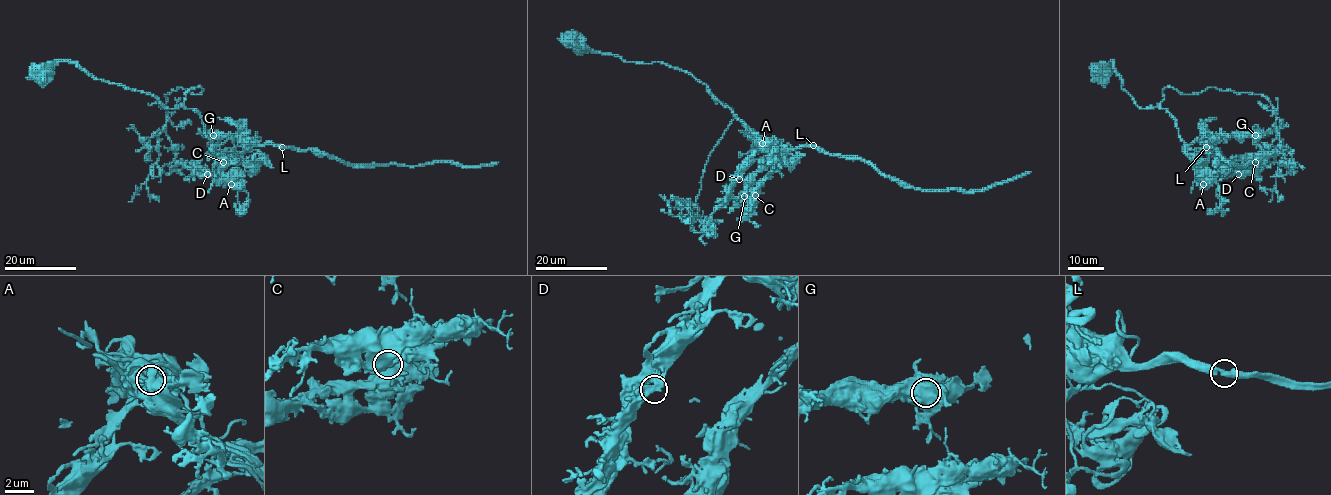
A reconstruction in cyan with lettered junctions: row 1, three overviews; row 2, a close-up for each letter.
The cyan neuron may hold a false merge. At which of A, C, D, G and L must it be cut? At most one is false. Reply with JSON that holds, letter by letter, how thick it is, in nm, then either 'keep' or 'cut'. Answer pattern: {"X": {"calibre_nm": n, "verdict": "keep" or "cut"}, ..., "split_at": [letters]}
{"A": {"calibre_nm": 600, "verdict": "keep"}, "C": {"calibre_nm": 1000, "verdict": "keep"}, "D": {"calibre_nm": 440, "verdict": "keep"}, "G": {"calibre_nm": 1550, "verdict": "cut"}, "L": {"calibre_nm": 380, "verdict": "keep"}, "split_at": ["G"]}

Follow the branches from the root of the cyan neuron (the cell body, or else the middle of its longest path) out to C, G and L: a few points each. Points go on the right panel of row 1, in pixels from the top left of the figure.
C: (1098, 72), (1112, 60), (1134, 103), (1164, 108), (1187, 148), (1217, 155), (1218, 171), (1236, 159), (1255, 163)
G: (1098, 72), (1112, 60), (1122, 88), (1134, 103), (1164, 108), (1189, 149), (1212, 152), (1218, 139), (1256, 135)
L: (1098, 72), (1112, 60), (1122, 88), (1139, 107), (1164, 108), (1175, 120), (1187, 148), (1206, 147)

